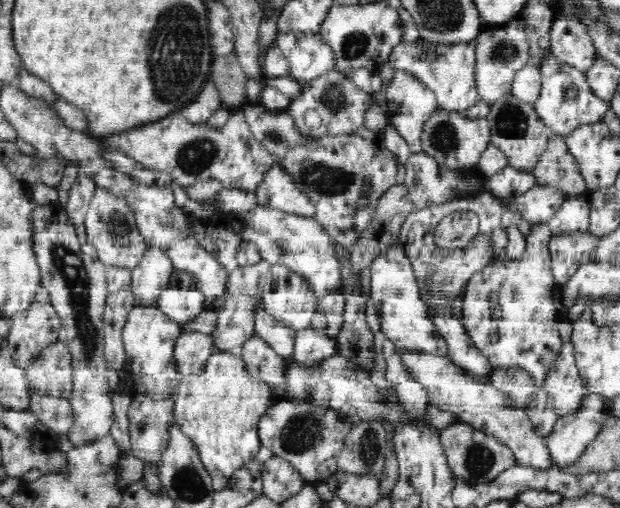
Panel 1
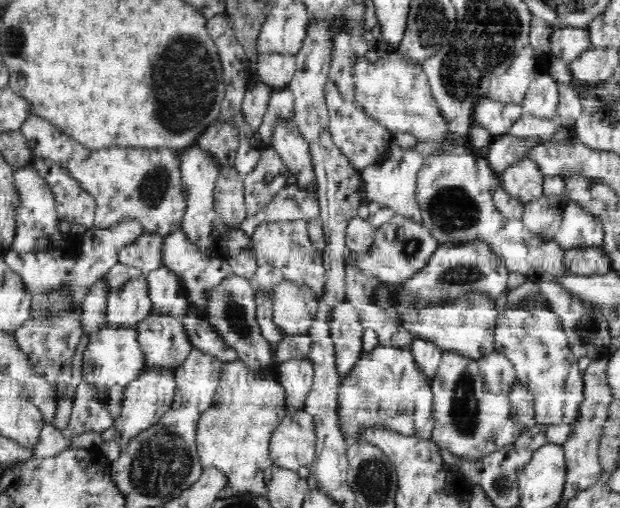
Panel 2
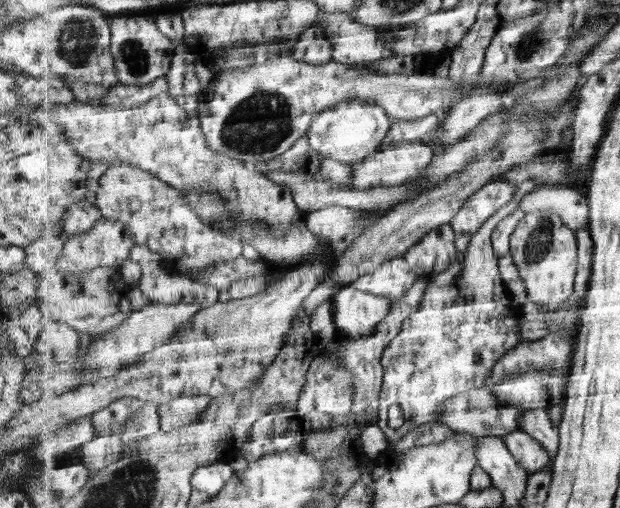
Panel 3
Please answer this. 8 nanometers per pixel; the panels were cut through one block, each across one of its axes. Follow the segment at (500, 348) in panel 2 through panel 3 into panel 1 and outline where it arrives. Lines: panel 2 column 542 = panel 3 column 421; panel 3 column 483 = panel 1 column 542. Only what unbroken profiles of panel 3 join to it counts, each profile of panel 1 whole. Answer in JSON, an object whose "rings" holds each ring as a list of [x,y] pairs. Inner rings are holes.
{"rings":[[[549,222],[530,224],[526,239],[524,257],[513,261],[504,258],[486,266],[482,272],[474,274],[465,285],[462,301],[462,323],[474,341],[476,348],[490,361],[491,368],[518,368],[528,372],[536,389],[542,389],[544,379],[552,363],[560,354],[562,338],[558,324],[565,320],[563,306],[563,288],[556,283],[552,273],[551,255],[549,249],[550,231]]]}

